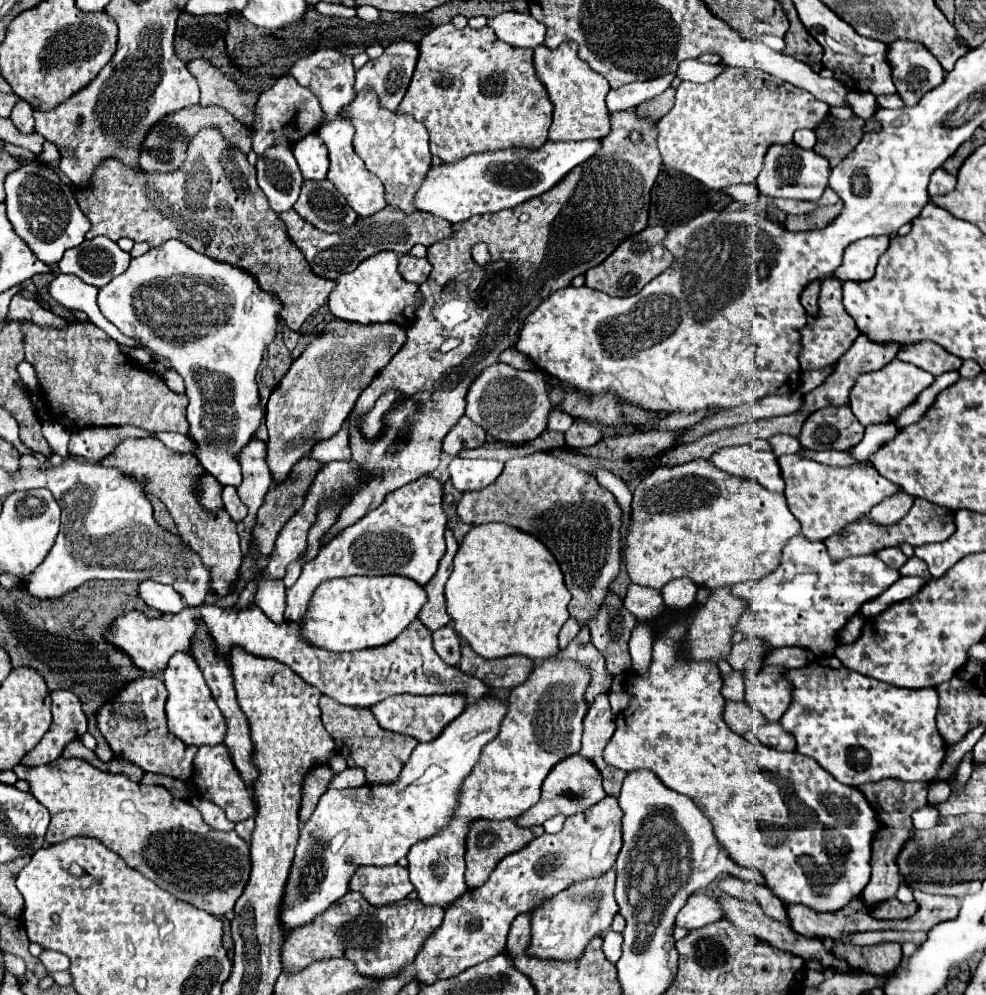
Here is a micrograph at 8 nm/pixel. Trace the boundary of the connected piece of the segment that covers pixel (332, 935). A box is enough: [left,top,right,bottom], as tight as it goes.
[281,891,443,979]

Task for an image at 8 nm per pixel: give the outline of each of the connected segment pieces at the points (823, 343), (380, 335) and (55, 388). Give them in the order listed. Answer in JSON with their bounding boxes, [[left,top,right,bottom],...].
[[799,277,859,369],[267,319,405,483],[23,321,187,435]]

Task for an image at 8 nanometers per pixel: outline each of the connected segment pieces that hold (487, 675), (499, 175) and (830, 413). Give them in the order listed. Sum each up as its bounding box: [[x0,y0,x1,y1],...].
[[459,645,535,689],[415,141,601,223],[799,405,865,451]]

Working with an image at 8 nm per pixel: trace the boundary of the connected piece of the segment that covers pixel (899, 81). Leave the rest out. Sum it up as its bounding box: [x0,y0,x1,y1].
[887,41,945,107]

